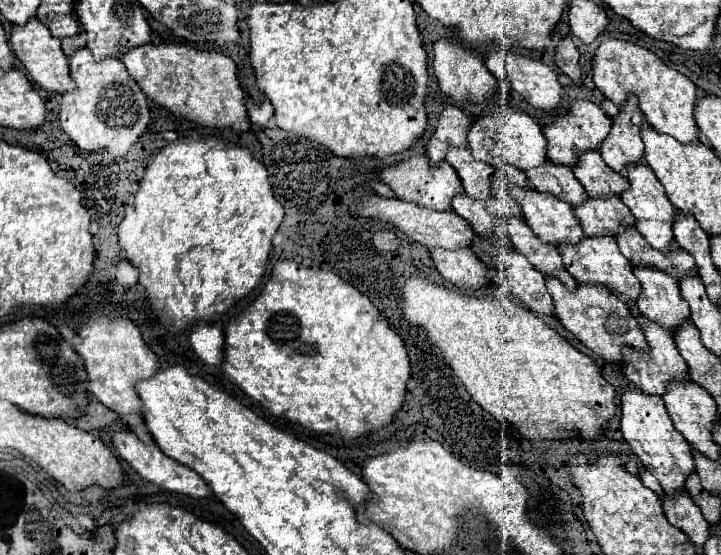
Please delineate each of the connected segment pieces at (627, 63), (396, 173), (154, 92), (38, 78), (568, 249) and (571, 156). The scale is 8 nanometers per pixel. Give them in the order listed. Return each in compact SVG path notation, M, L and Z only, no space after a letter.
M606 38L592 56L592 74L596 88L618 108L624 104L626 94L632 92L638 96L640 110L644 112L648 124L652 124L658 132L670 134L678 142L698 140L698 126L694 122L694 102L698 90L692 80L664 64L654 52L628 40Z
M418 154L418 156L410 156L406 162L398 162L392 166L386 166L380 172L380 180L390 186L390 190L394 192L396 198L400 200L410 200L418 206L424 208L434 208L434 210L450 210L450 200L456 196L456 192L462 192L462 182L456 174L456 170L448 164L448 162L438 162L438 164L430 164L426 160L426 156Z
M150 42L122 50L118 56L130 76L140 84L142 92L172 114L208 128L234 128L236 132L248 130L250 124L244 106L244 92L238 82L236 64L230 56L216 50L202 52L184 42Z
M30 18L30 22L26 22L24 26L12 24L10 46L12 46L12 52L16 54L16 58L24 64L24 68L28 70L28 74L40 88L44 88L48 92L58 92L58 94L74 88L74 82L68 74L68 58L64 56L64 52L60 48L60 40L56 36L52 36L50 30L38 18Z
M608 234L598 236L582 236L576 244L560 244L558 246L562 254L562 262L566 270L578 280L578 282L592 282L592 284L606 284L616 296L624 296L630 300L636 300L640 294L640 282L632 274L632 266L624 254L620 254L620 248L616 246L616 240Z
M574 100L574 104L570 104L566 114L554 114L552 120L542 128L546 140L548 140L548 158L554 164L566 164L566 166L574 166L576 158L590 150L590 148L600 148L602 140L608 136L610 132L610 118L590 100Z

